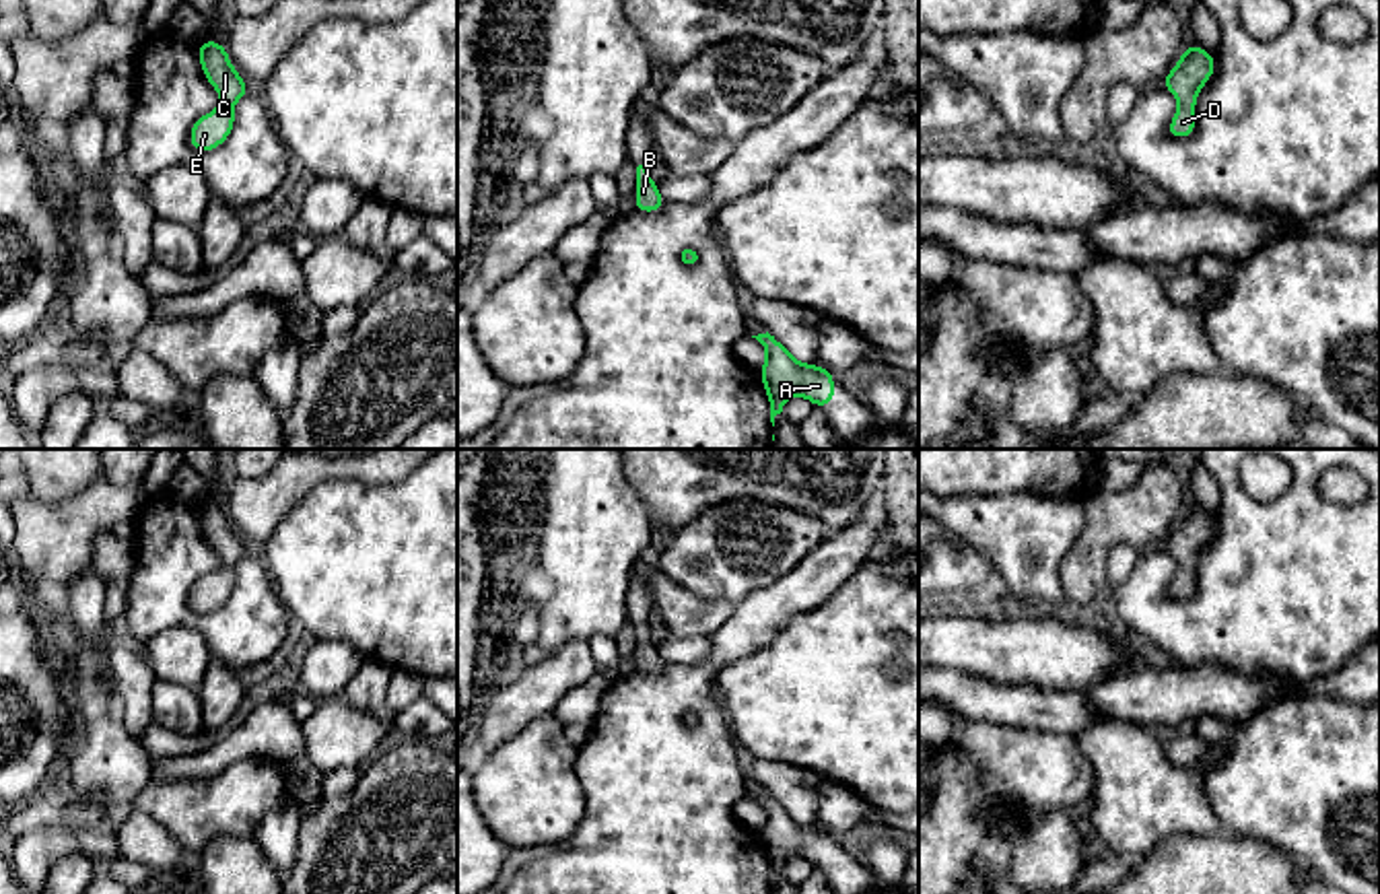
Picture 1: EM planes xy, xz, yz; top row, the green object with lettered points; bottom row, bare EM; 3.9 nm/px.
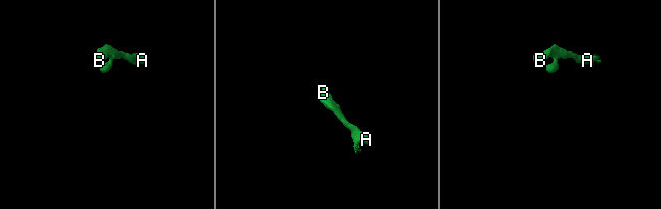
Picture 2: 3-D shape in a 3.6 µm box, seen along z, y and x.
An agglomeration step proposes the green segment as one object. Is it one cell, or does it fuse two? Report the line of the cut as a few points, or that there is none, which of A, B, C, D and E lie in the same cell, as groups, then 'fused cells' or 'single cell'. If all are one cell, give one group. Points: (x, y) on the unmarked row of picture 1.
no cut; A B C D E; single cell

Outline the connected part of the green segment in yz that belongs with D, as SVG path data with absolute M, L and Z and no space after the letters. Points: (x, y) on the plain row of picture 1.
M1188 505L1178 525L1168 534L1160 548L1168 550L1180 564L1166 593L1172 599L1188 599L1195 595L1195 562L1203 546L1215 534L1215 517Z

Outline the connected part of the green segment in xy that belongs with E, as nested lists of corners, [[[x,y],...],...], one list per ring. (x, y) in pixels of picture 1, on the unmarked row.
[[[204,501],[198,507],[200,527],[206,542],[218,552],[222,564],[218,571],[198,579],[189,591],[189,608],[198,614],[218,610],[233,593],[233,566],[249,556],[247,544],[233,529],[227,509],[218,503]]]

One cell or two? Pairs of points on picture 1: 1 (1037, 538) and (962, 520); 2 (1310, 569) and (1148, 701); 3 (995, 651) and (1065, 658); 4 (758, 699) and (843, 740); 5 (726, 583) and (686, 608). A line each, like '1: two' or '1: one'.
1: one
2: two
3: one
4: one
5: two

